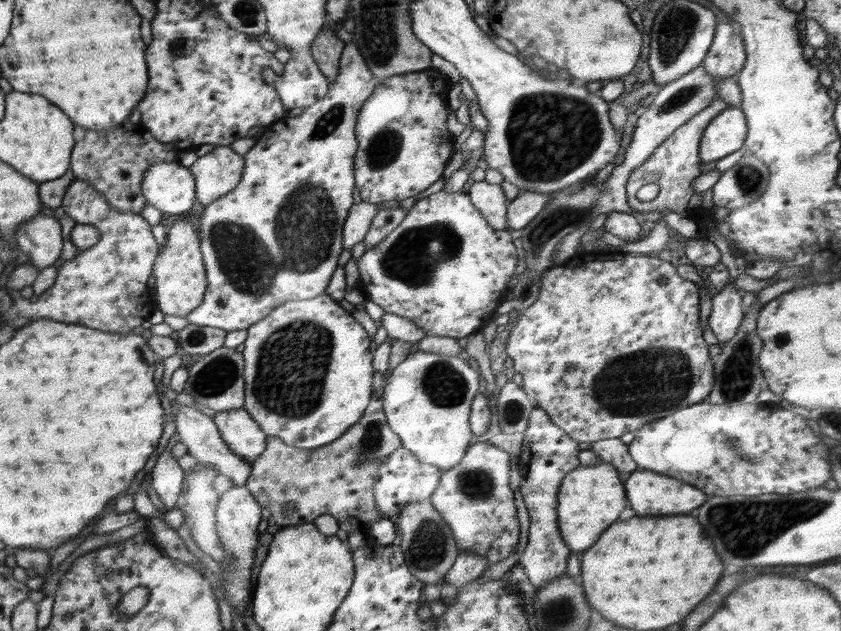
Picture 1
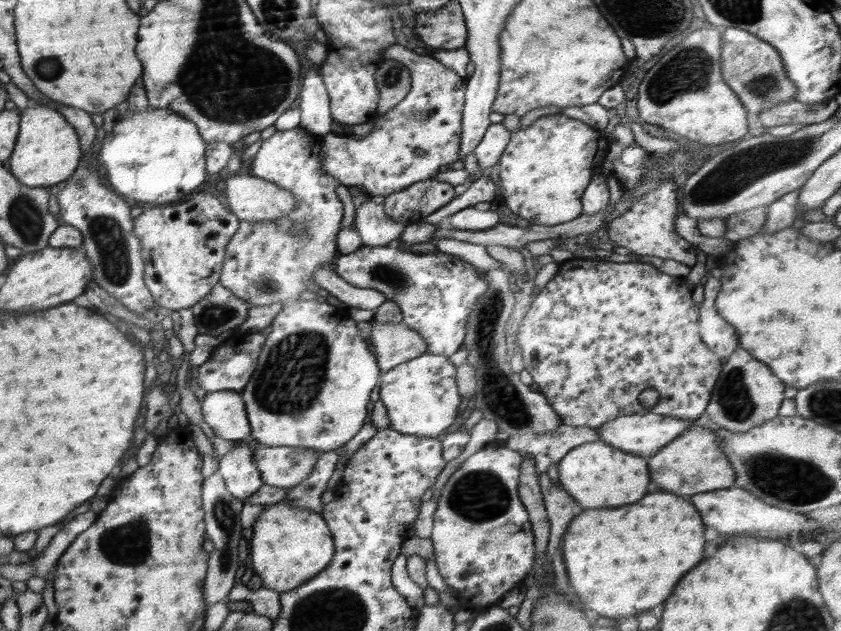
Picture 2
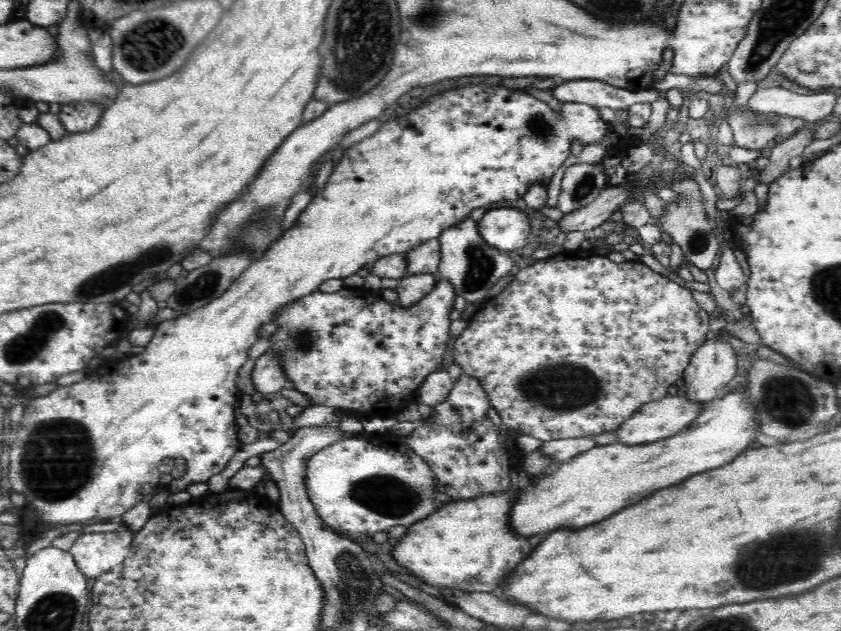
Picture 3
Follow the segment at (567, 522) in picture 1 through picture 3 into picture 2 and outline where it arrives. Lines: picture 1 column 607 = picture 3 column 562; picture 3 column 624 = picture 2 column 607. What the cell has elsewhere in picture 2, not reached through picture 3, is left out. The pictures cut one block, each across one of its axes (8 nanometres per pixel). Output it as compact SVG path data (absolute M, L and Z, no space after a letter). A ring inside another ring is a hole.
M600 440L582 443L572 448L558 463L559 481L568 495L574 496L584 508L614 508L616 504L634 504L646 494L650 484L645 457L627 453Z

